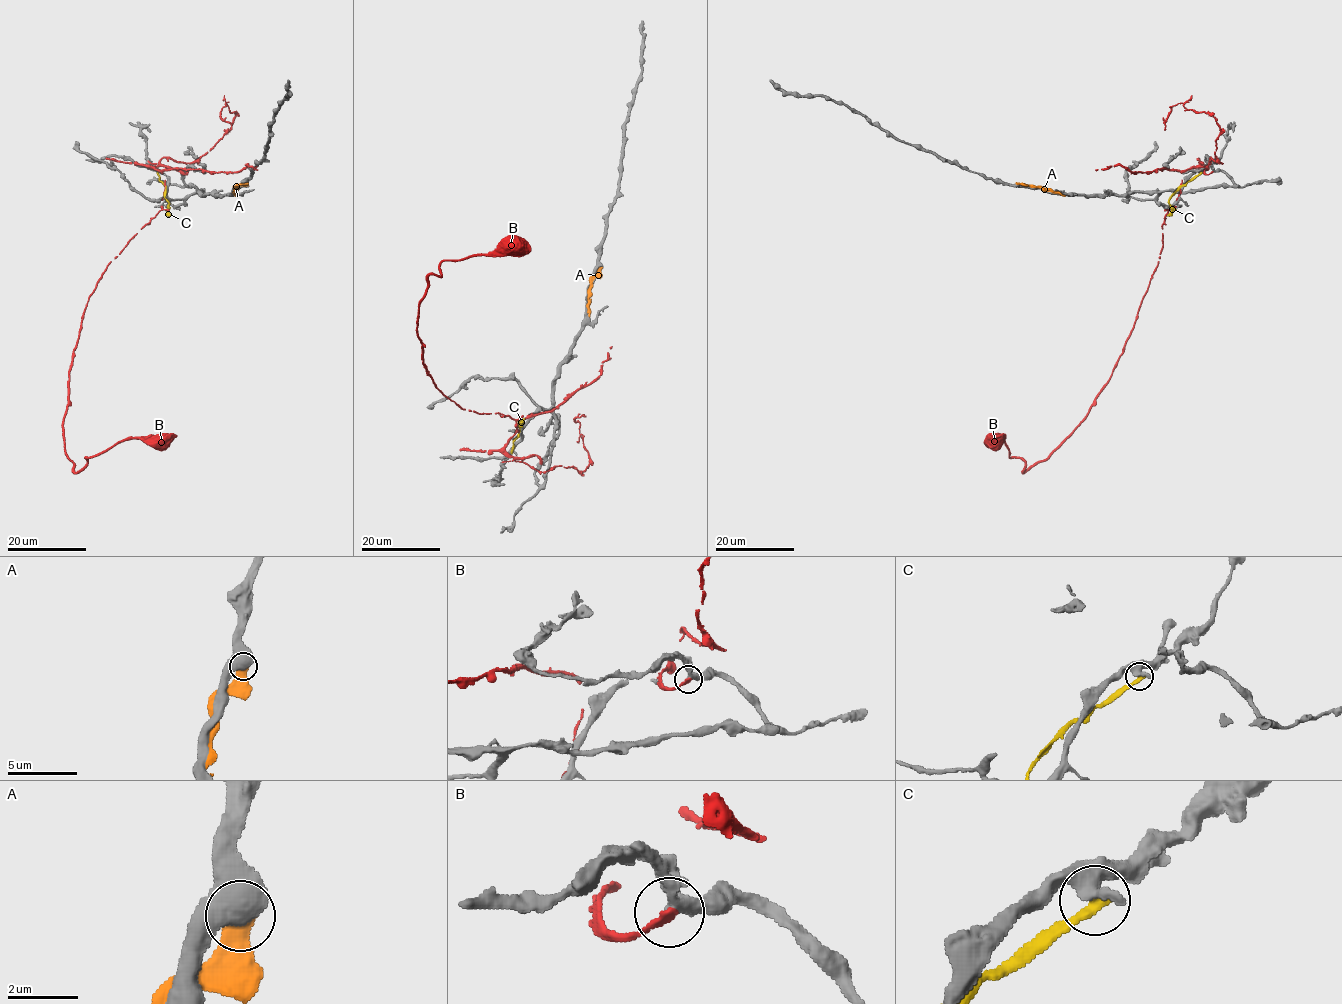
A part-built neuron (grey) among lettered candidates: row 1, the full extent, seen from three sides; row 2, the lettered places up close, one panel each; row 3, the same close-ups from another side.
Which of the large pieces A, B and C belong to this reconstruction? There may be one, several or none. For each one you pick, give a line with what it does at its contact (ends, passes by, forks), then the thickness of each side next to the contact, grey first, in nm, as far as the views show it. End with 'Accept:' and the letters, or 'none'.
Accept: none

